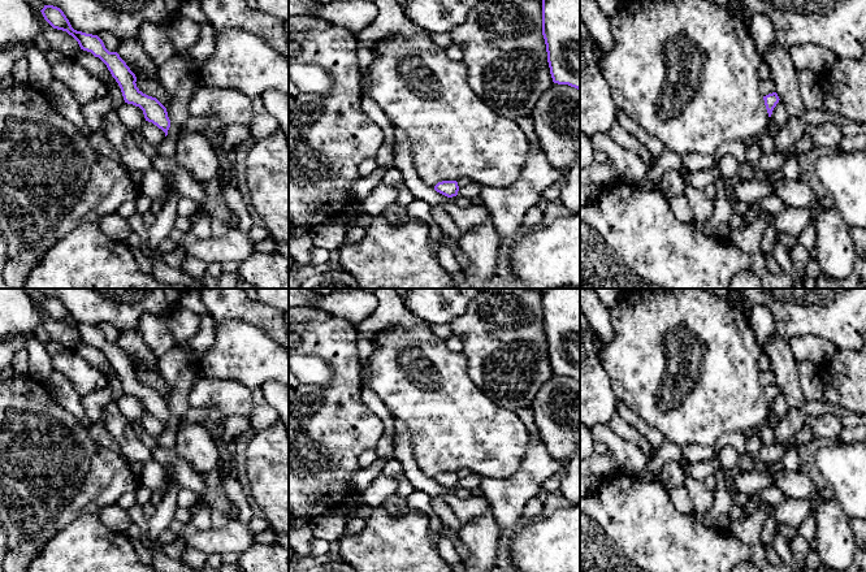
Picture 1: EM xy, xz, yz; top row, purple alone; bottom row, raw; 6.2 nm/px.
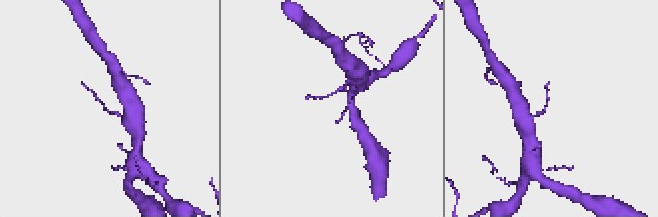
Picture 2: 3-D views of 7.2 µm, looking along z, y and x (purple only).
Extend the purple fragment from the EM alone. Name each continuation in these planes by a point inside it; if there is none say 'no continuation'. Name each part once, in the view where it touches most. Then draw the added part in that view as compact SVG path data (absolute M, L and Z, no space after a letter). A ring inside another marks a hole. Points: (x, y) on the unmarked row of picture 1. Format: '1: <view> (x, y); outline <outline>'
no continuation

